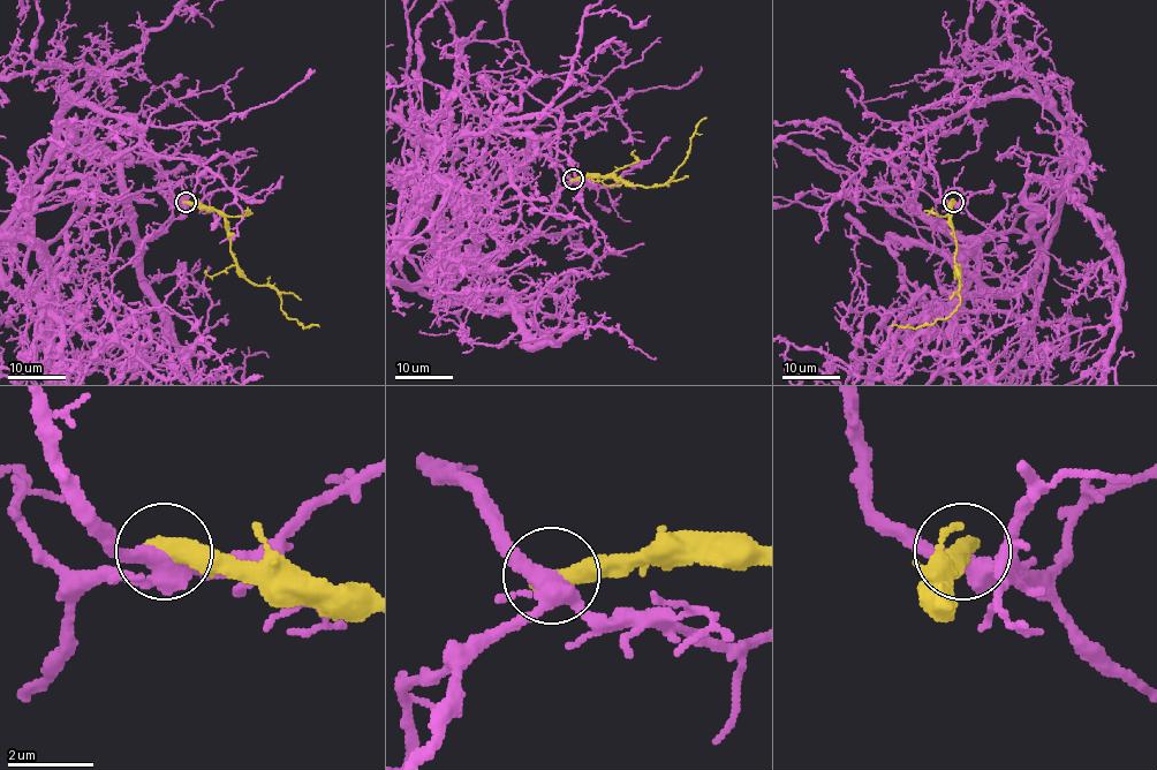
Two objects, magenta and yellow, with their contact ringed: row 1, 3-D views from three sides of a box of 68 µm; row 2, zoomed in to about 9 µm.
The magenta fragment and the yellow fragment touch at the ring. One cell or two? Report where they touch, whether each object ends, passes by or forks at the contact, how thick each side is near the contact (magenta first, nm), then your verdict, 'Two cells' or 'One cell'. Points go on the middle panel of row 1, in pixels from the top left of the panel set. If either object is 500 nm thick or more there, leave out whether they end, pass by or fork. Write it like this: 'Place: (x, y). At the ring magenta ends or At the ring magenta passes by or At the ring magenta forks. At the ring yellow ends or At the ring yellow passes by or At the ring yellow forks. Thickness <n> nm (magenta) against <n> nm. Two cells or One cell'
Place: (573, 179). Thickness 360 nm (magenta) against 550 nm. Two cells

